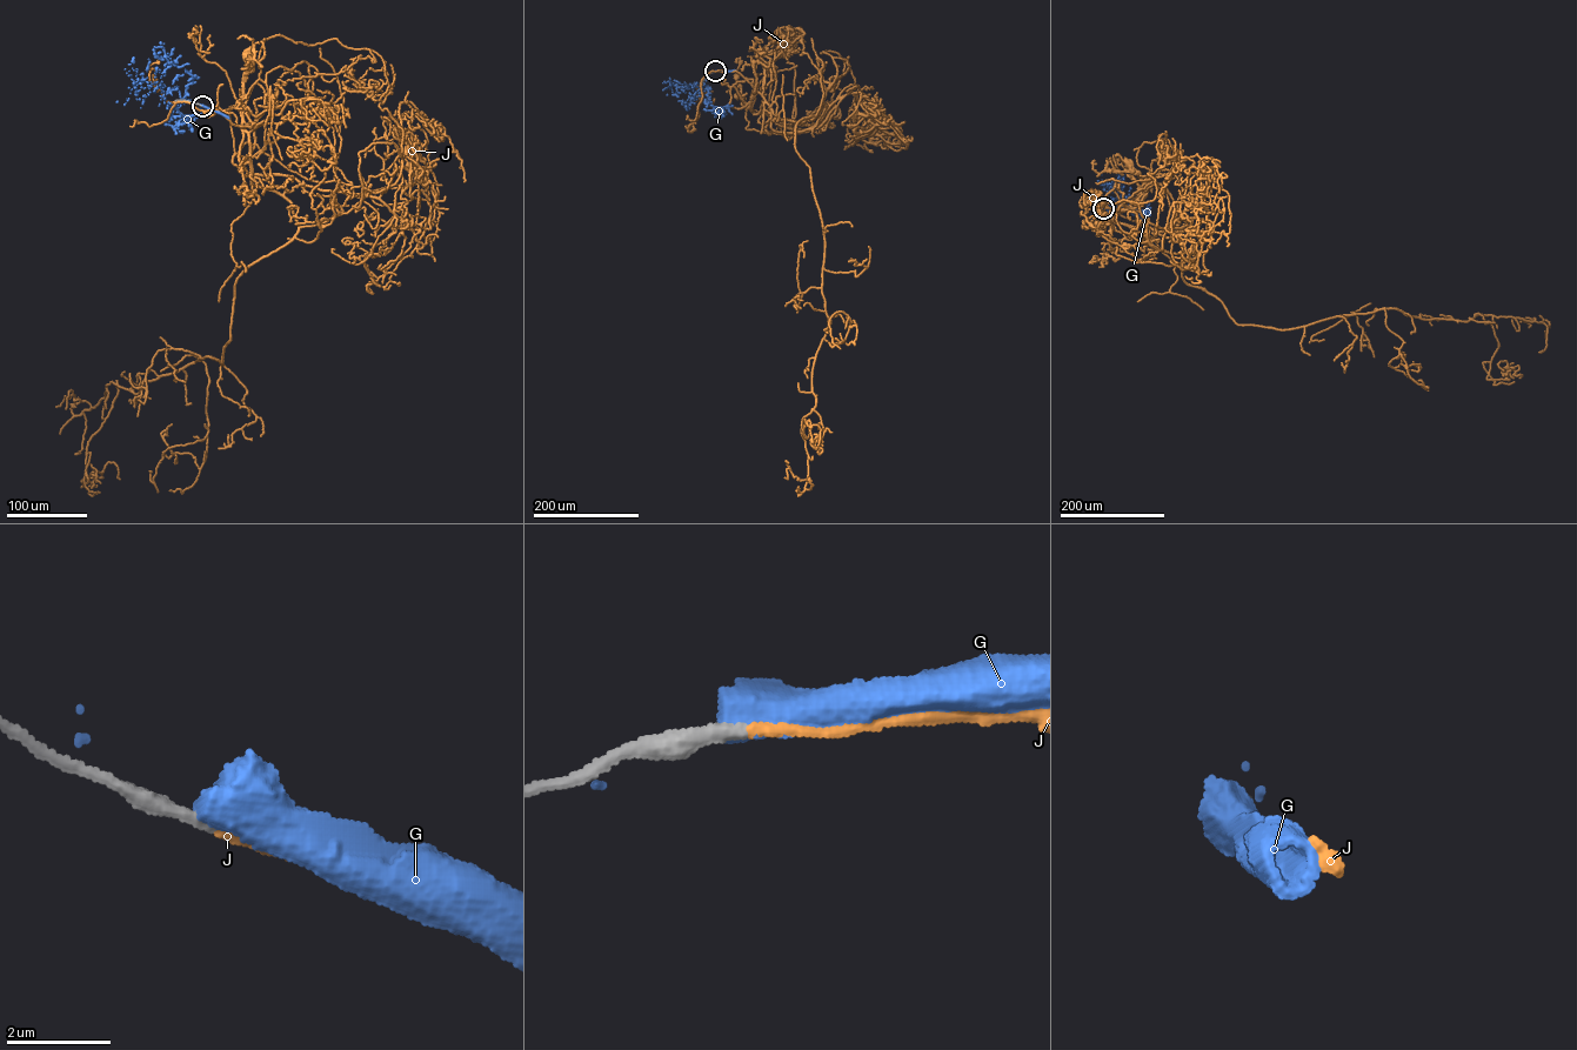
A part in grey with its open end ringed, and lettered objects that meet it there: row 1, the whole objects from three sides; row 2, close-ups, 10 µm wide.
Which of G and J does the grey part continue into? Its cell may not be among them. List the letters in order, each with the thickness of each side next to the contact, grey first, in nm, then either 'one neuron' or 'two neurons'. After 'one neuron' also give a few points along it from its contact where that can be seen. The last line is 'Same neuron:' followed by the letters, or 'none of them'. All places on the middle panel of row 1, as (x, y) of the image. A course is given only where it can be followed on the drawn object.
G: 320/700 nm | two neurons
J: 280/190 nm | one neuron | via (715, 71), (735, 71), (755, 89), (746, 108), (739, 95)
Same neuron: J

